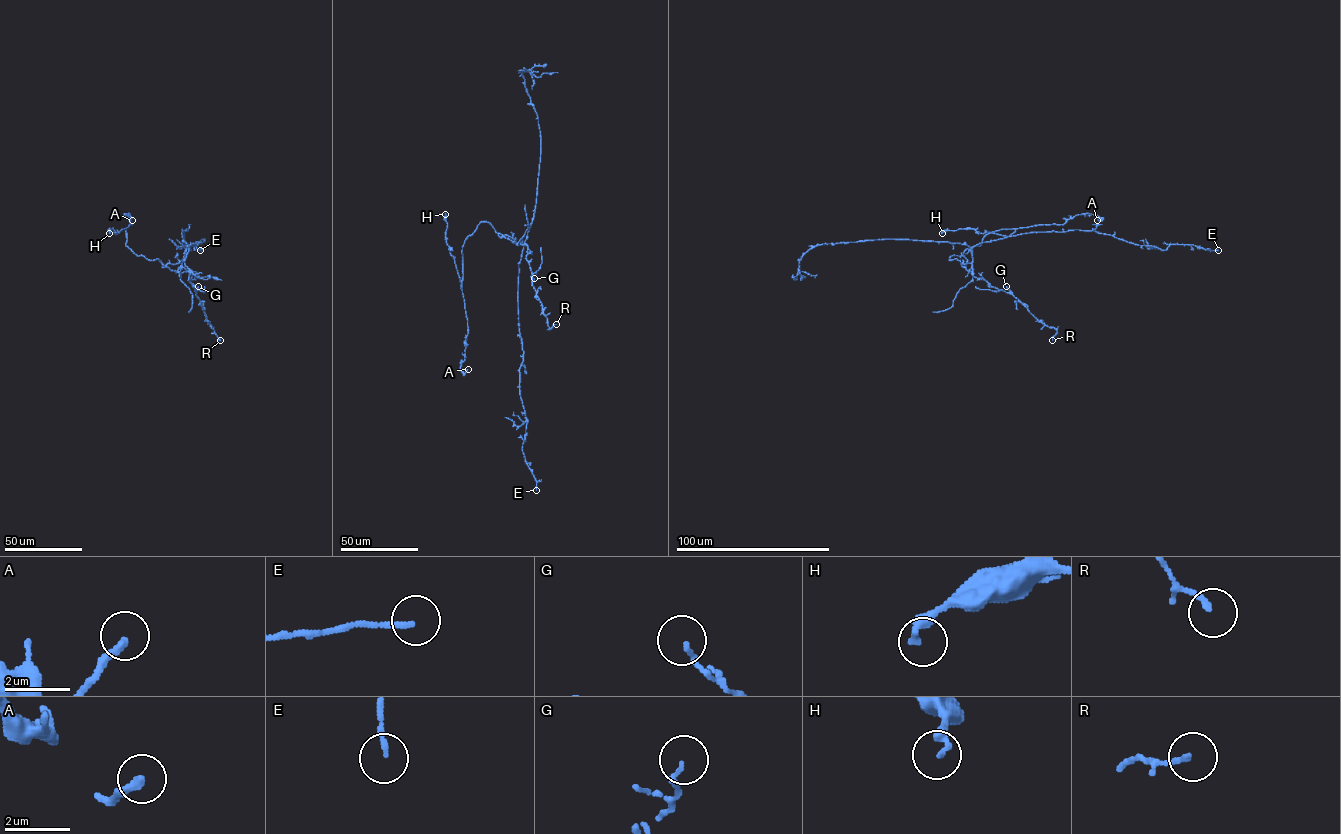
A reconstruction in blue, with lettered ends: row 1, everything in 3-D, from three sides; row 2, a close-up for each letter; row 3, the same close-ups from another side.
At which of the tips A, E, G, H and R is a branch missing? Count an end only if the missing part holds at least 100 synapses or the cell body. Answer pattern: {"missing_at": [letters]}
{"missing_at": []}

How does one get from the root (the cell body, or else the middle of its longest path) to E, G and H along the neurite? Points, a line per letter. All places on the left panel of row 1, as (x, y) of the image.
E: (187, 246), (182, 234), (186, 230), (184, 238), (191, 246), (189, 250), (186, 244), (200, 250)
G: (187, 246), (182, 265), (191, 276), (190, 281), (196, 293), (198, 286)
H: (187, 246), (172, 270), (134, 253), (125, 229), (109, 233)

